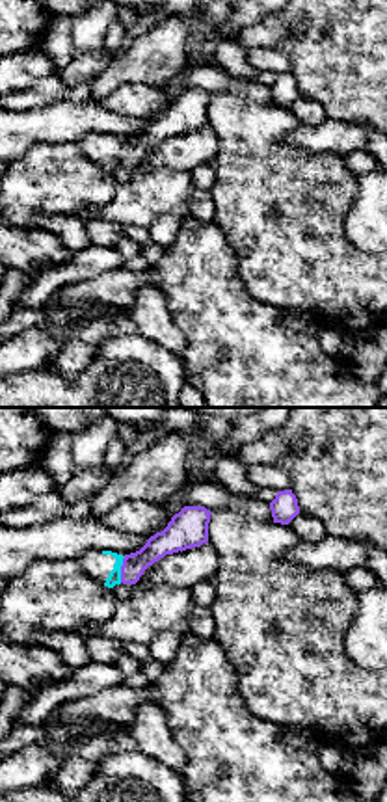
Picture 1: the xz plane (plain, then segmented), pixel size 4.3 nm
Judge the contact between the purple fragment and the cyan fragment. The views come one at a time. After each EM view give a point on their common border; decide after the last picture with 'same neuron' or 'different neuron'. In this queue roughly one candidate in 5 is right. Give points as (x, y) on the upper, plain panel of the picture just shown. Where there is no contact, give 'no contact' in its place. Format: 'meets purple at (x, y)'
meets purple at (121, 153)

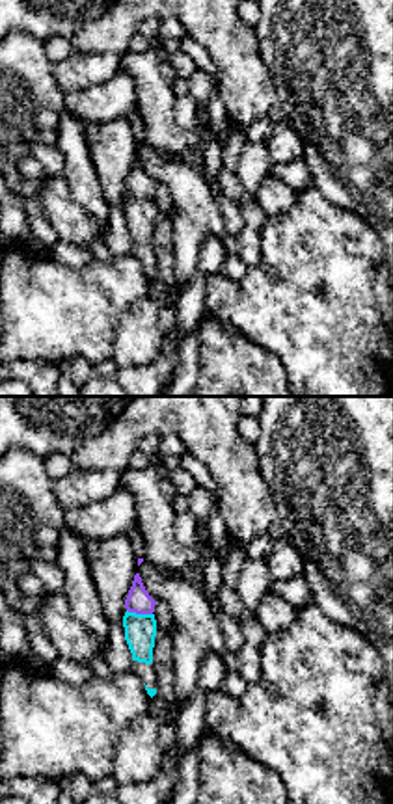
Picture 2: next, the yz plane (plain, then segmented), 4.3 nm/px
meets purple at (140, 196)

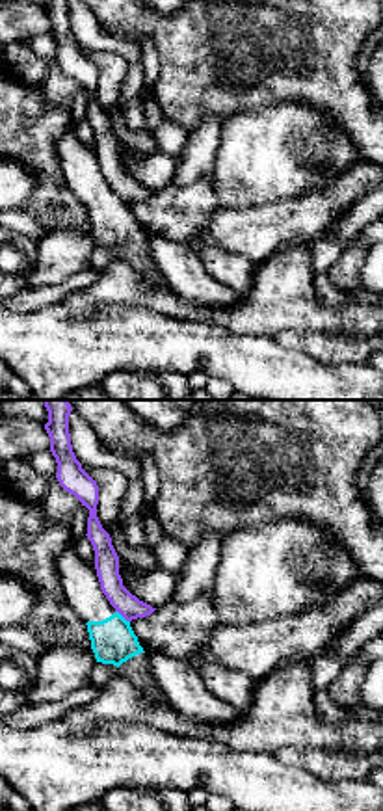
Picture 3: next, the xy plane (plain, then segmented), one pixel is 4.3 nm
meets purple at (123, 199)

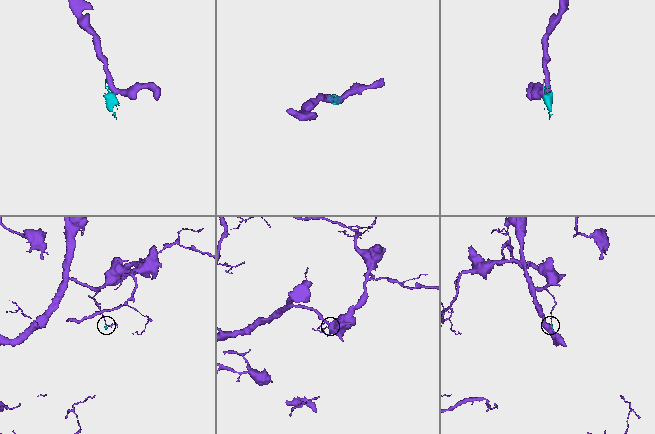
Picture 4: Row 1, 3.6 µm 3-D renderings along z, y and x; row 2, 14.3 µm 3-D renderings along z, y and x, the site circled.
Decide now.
different neuron

